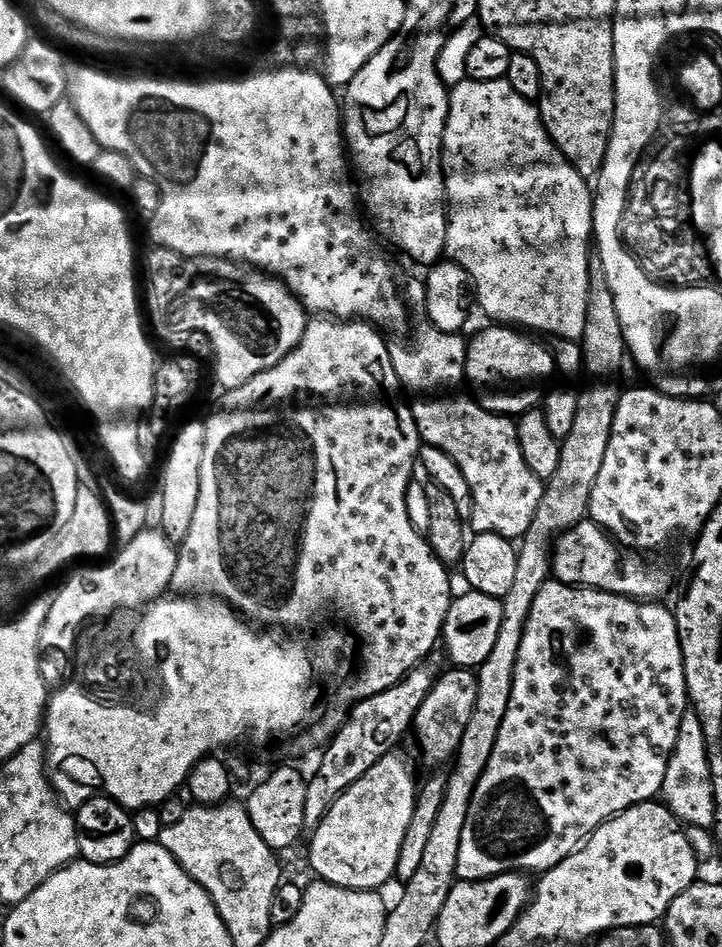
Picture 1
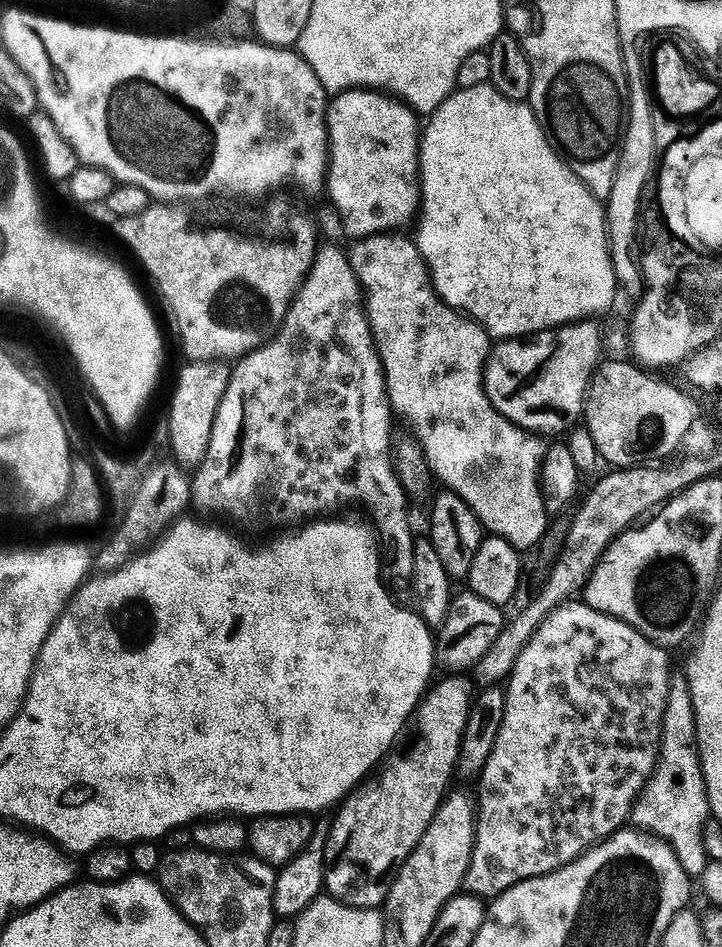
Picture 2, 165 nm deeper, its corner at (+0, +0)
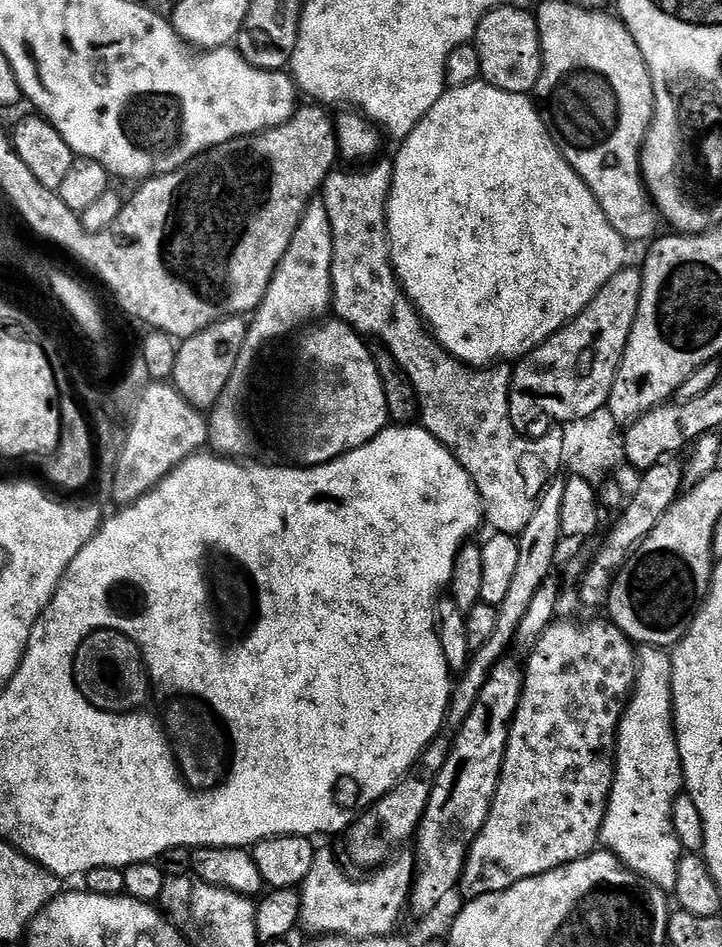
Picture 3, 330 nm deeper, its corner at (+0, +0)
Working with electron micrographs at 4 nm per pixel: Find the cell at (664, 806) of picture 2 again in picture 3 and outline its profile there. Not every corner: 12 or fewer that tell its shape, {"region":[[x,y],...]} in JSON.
{"region":[[645,647],[602,840],[665,890],[682,861],[672,658]]}

